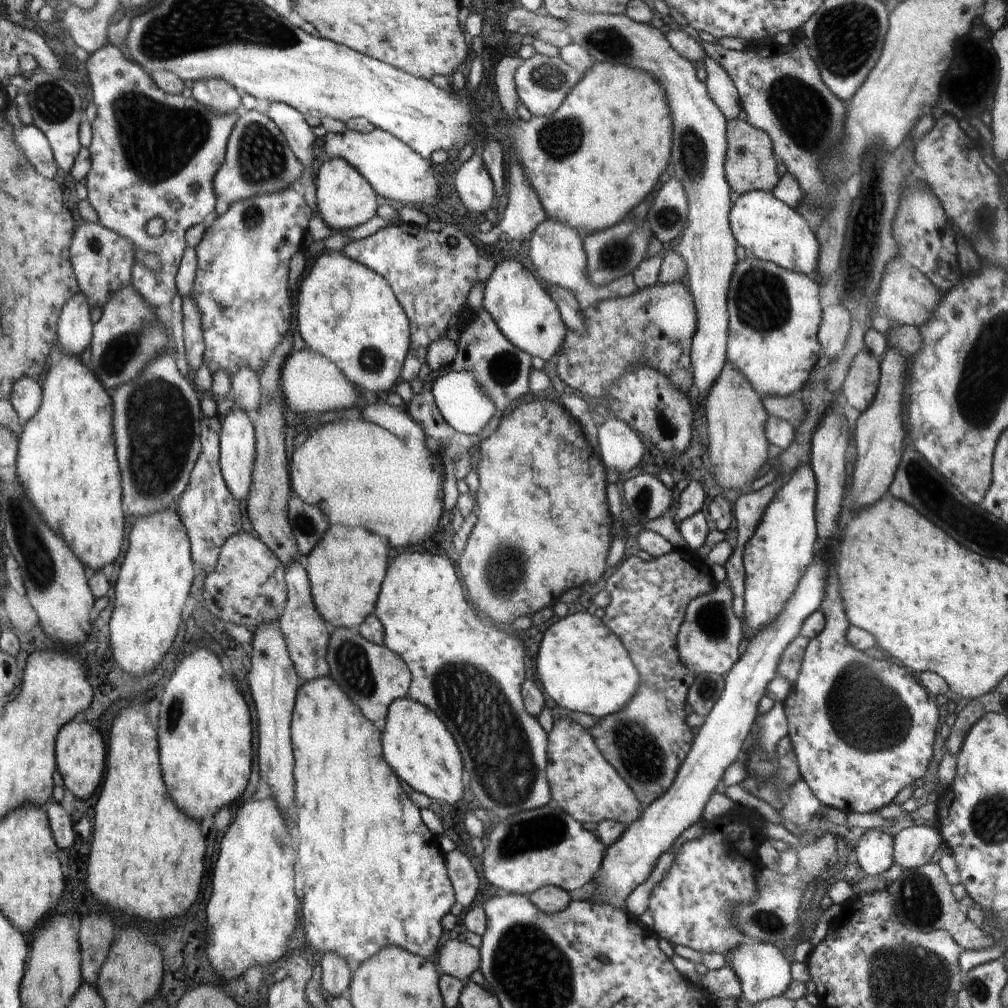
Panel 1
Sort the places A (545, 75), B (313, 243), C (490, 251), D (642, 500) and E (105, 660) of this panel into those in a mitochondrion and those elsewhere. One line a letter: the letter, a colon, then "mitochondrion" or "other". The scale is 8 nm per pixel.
A: mitochondrion
B: other
C: other
D: mitochondrion
E: other

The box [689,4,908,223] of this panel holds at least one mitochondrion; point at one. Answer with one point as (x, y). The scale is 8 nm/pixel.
(802, 112)

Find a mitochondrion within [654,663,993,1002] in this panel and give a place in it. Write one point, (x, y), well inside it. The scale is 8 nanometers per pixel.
(918, 900)

